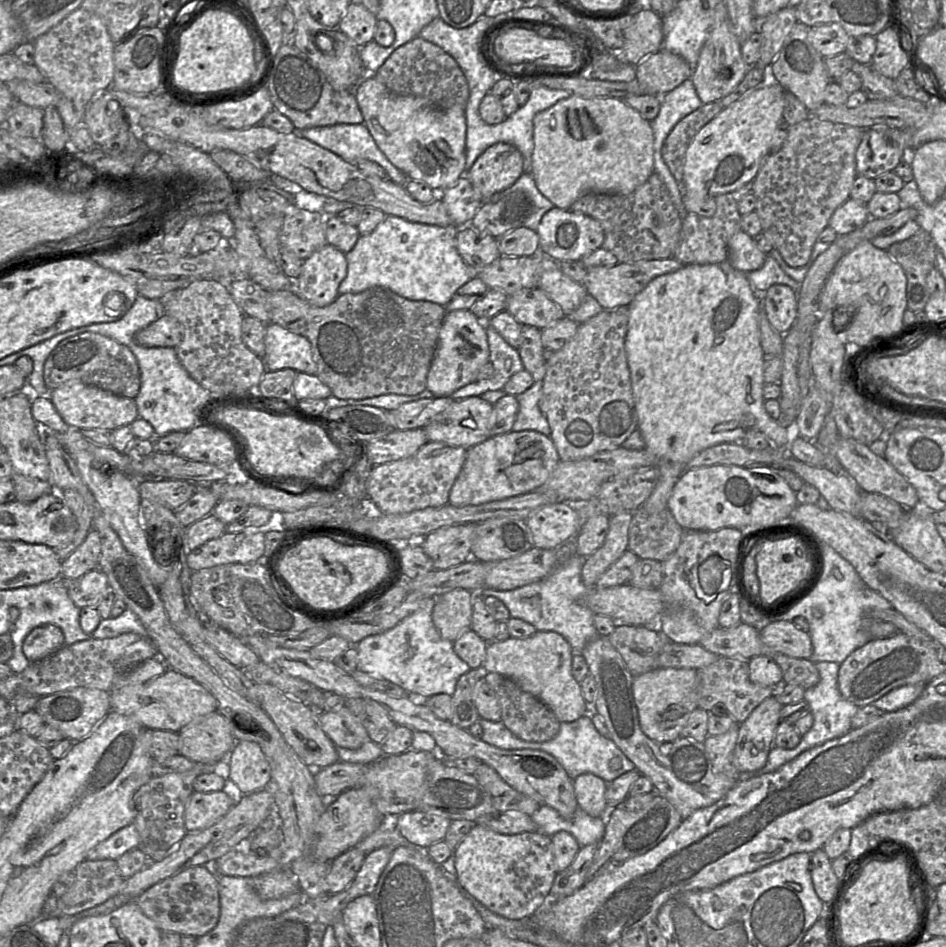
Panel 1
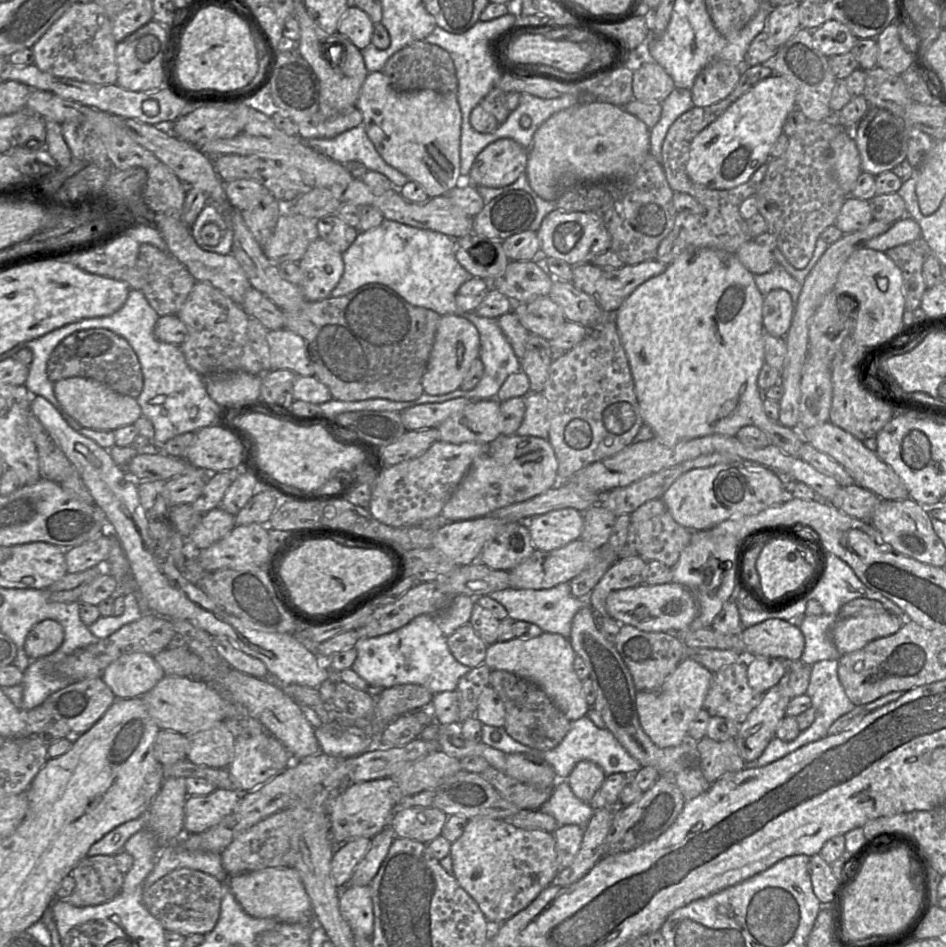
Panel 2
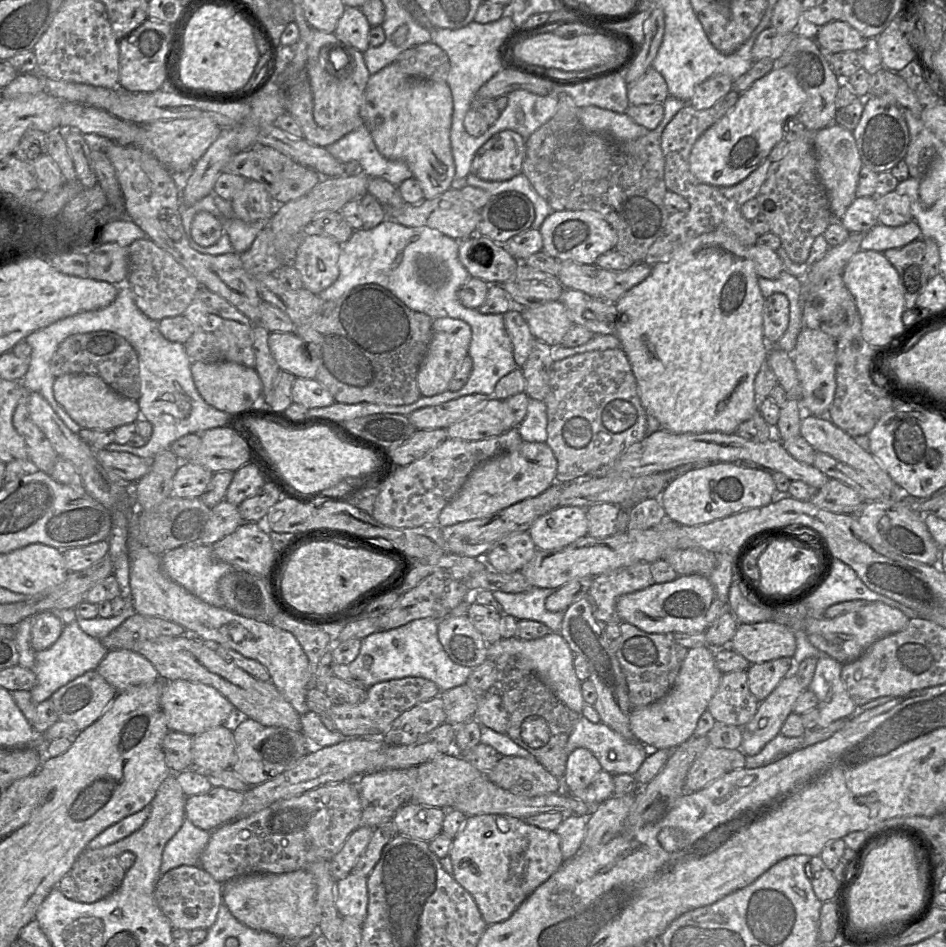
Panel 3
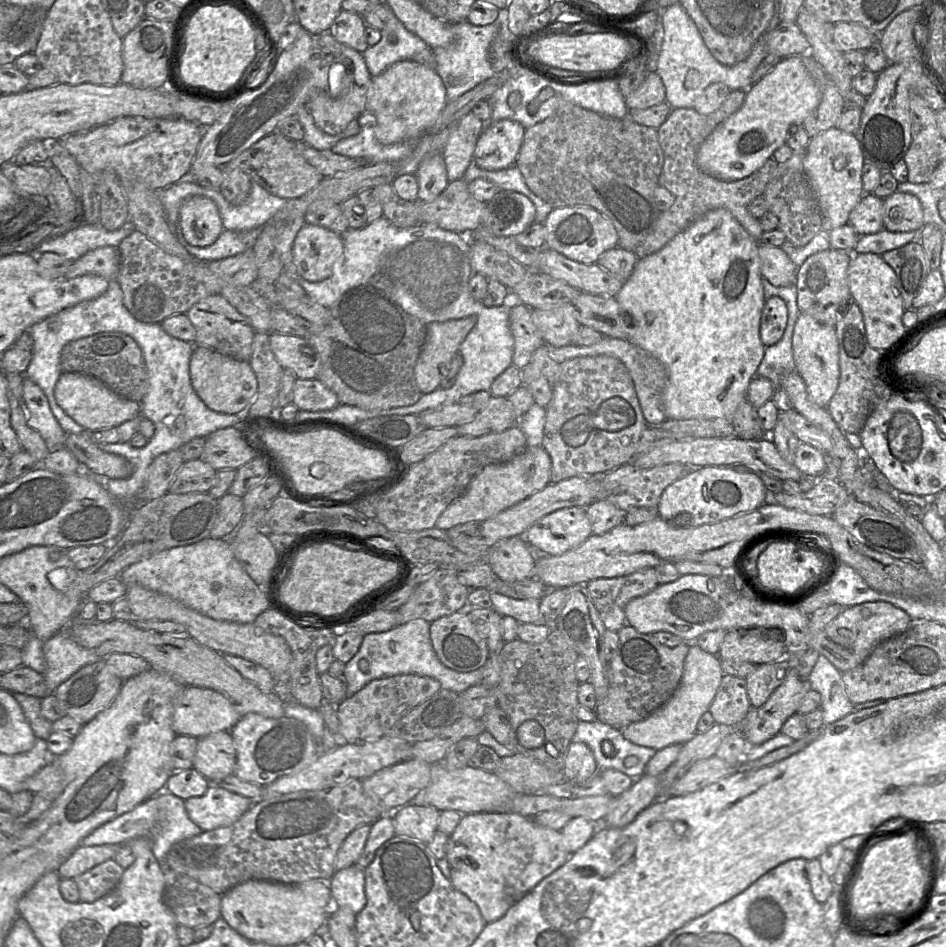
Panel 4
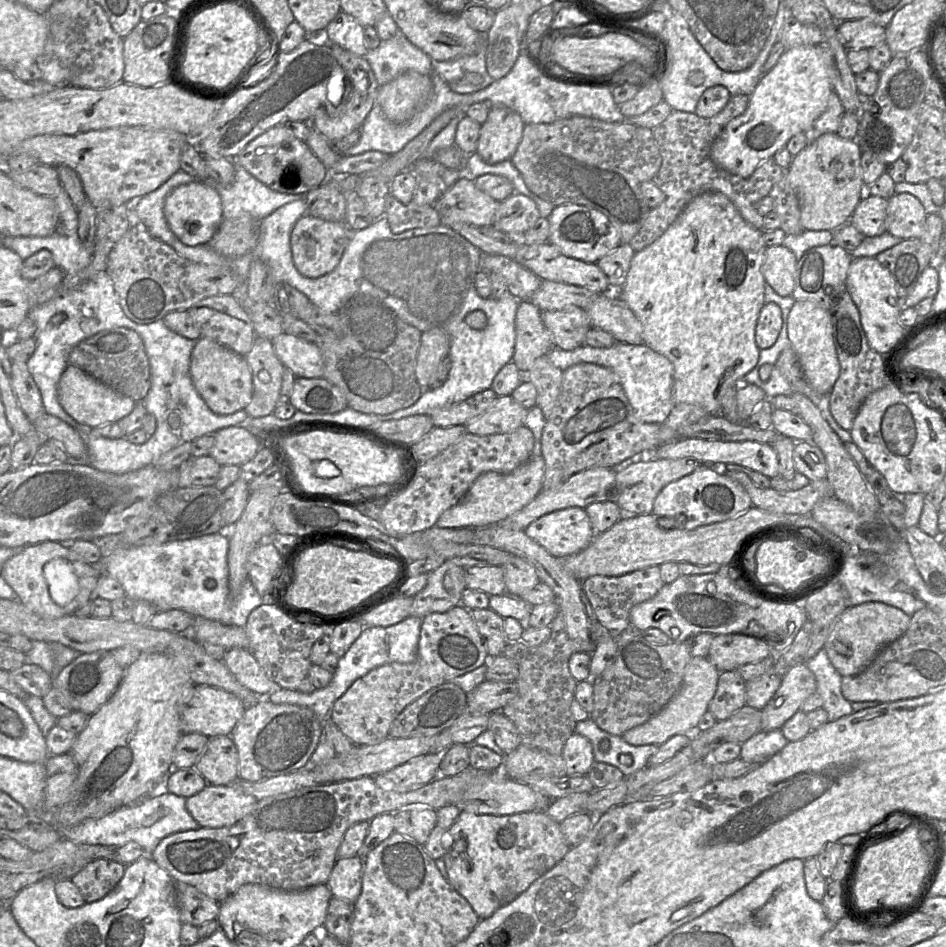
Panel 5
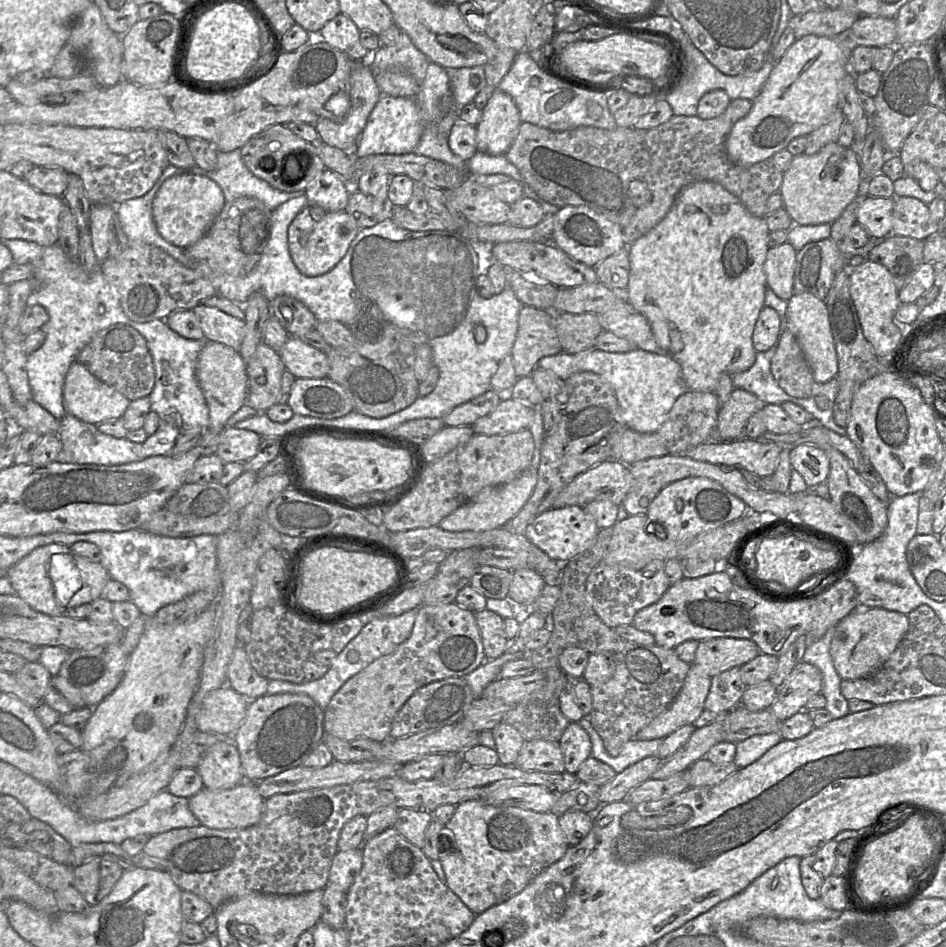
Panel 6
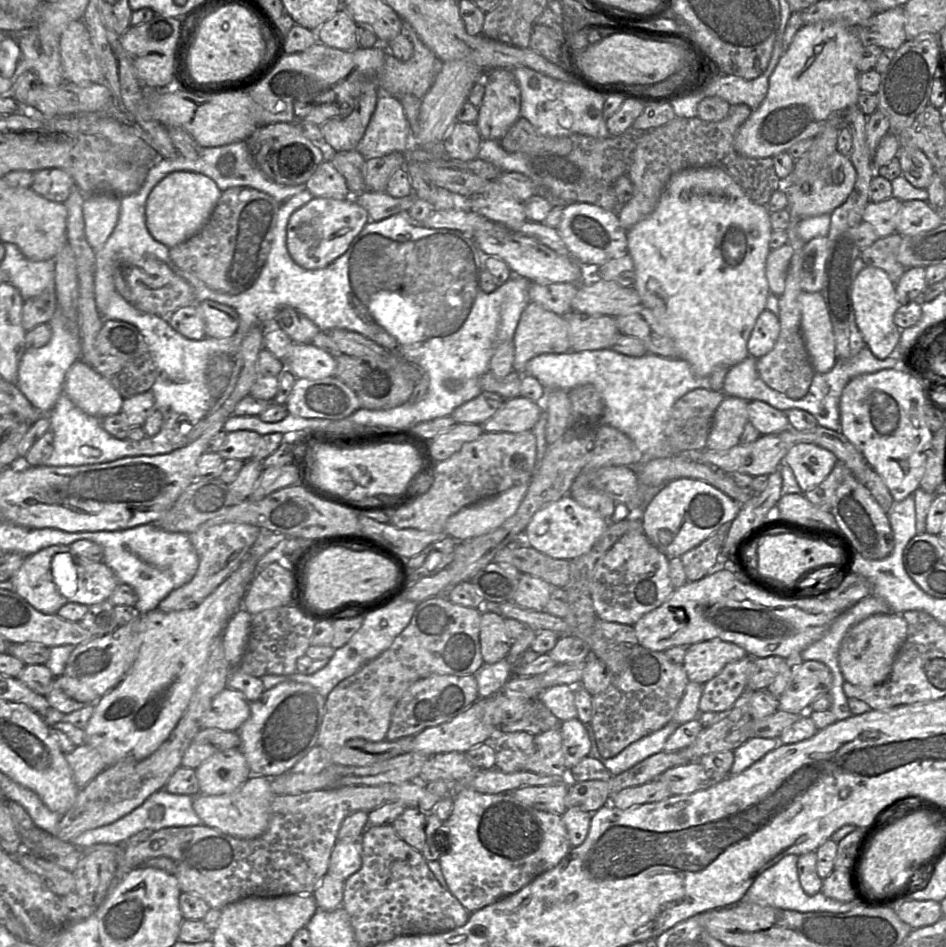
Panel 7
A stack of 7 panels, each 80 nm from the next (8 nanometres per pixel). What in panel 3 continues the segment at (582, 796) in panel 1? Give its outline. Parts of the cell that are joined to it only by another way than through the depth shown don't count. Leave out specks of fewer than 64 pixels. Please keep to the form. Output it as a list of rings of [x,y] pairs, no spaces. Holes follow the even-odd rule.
[[[577,748],[568,755],[566,771],[562,778],[568,794],[585,789],[602,770],[597,758],[586,748]]]

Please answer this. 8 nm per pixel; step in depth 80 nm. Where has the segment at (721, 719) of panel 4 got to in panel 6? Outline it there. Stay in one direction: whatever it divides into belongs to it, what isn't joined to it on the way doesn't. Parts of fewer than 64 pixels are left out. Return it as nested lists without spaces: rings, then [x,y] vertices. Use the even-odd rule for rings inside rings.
[[[733,667],[712,677],[705,709],[715,715],[728,713],[740,704],[746,688],[740,667]]]

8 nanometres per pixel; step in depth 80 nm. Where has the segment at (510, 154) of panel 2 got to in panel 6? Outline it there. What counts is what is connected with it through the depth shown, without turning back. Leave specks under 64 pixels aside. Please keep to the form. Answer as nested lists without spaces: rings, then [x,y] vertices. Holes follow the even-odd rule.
[[[495,88],[476,125],[477,151],[505,155],[521,124],[520,112],[507,93]]]

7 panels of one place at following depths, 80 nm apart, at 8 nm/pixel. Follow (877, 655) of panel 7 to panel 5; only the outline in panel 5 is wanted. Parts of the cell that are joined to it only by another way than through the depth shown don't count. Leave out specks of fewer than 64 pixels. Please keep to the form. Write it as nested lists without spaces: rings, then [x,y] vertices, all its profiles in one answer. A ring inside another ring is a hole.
[[[865,602],[846,608],[833,622],[824,649],[841,676],[862,672],[878,652],[902,636],[908,629],[910,616],[882,602]]]

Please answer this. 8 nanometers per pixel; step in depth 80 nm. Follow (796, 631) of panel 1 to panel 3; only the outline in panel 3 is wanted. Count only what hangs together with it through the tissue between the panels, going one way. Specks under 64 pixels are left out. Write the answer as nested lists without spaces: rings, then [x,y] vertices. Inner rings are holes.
[[[775,621],[738,624],[728,645],[750,664],[778,658],[793,658],[796,652],[794,631]]]

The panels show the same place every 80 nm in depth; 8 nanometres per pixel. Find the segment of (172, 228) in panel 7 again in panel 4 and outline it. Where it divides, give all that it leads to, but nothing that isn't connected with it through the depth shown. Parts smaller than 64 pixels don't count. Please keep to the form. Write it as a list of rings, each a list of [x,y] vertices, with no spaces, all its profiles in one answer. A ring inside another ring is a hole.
[[[202,195],[184,200],[179,211],[179,225],[184,239],[200,247],[214,243],[224,230],[216,203]]]

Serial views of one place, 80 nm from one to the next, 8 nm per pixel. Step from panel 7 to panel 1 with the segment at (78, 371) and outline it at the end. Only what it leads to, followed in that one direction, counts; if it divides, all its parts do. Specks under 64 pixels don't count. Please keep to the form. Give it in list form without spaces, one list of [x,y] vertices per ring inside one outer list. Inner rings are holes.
[[[80,381],[68,382],[49,391],[49,398],[62,419],[75,429],[108,429],[130,426],[138,418],[138,410],[134,399],[119,396],[96,386]]]

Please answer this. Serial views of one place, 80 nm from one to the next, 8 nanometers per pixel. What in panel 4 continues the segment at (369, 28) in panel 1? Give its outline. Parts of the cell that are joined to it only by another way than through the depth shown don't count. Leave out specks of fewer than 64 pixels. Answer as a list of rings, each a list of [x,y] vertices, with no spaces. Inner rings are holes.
[[[342,9],[328,32],[340,43],[363,53],[368,48],[365,28],[361,14]]]

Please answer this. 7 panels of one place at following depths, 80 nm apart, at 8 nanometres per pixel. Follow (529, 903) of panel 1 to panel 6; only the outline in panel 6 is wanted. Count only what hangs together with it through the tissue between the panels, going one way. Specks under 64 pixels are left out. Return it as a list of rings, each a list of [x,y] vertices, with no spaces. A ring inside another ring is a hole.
[[[484,800],[456,805],[453,817],[441,831],[441,836],[446,834],[440,861],[447,885],[475,915],[521,892],[569,848],[559,816],[552,812],[494,806]]]

